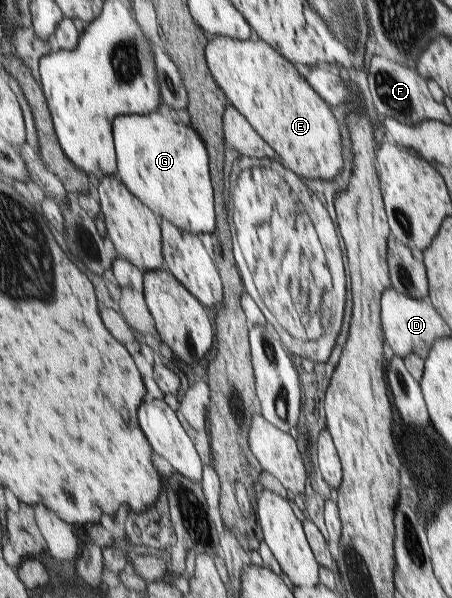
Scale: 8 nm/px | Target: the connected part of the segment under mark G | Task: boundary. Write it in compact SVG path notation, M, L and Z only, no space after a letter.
M162 111L117 117L113 133L118 175L160 220L167 219L189 233L215 233L216 193L208 146L191 124L179 125L161 115Z

